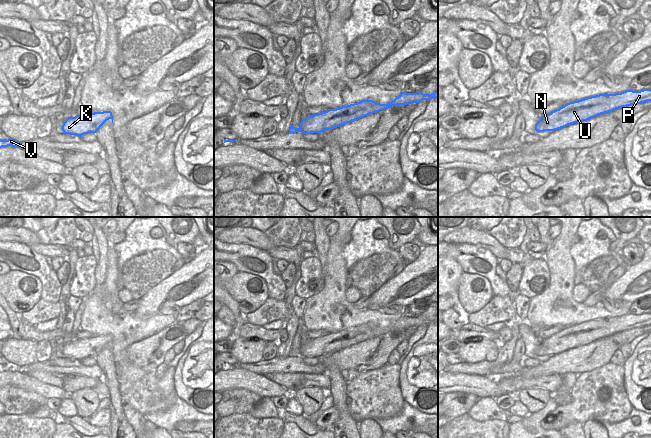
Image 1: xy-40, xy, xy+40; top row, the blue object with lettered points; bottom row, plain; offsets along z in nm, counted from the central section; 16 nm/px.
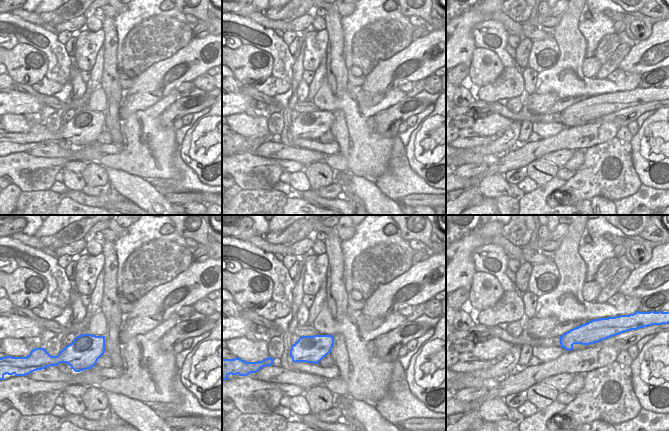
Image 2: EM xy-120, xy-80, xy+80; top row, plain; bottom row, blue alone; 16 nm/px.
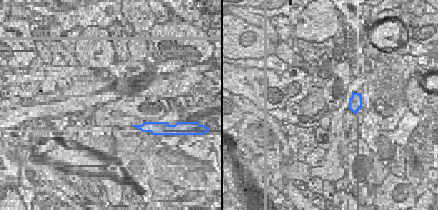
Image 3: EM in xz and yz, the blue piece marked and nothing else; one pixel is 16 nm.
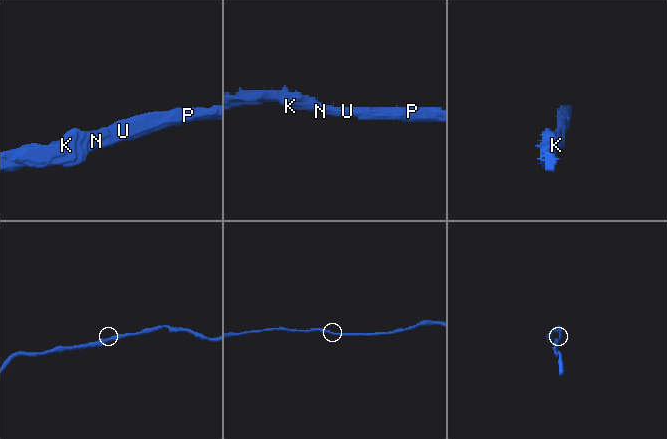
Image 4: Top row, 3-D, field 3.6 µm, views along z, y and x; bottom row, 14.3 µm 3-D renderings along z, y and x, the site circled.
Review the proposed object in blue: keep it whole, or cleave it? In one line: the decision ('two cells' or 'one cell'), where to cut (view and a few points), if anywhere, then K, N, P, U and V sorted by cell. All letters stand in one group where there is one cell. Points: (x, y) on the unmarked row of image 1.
one cell; cut none; groups K N P U V

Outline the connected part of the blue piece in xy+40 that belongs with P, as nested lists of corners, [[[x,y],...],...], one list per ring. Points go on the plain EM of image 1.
[[[651,313],[626,314],[615,318],[599,318],[565,328],[541,340],[535,348],[538,356],[555,355],[568,349],[587,345],[616,333],[651,325]]]

